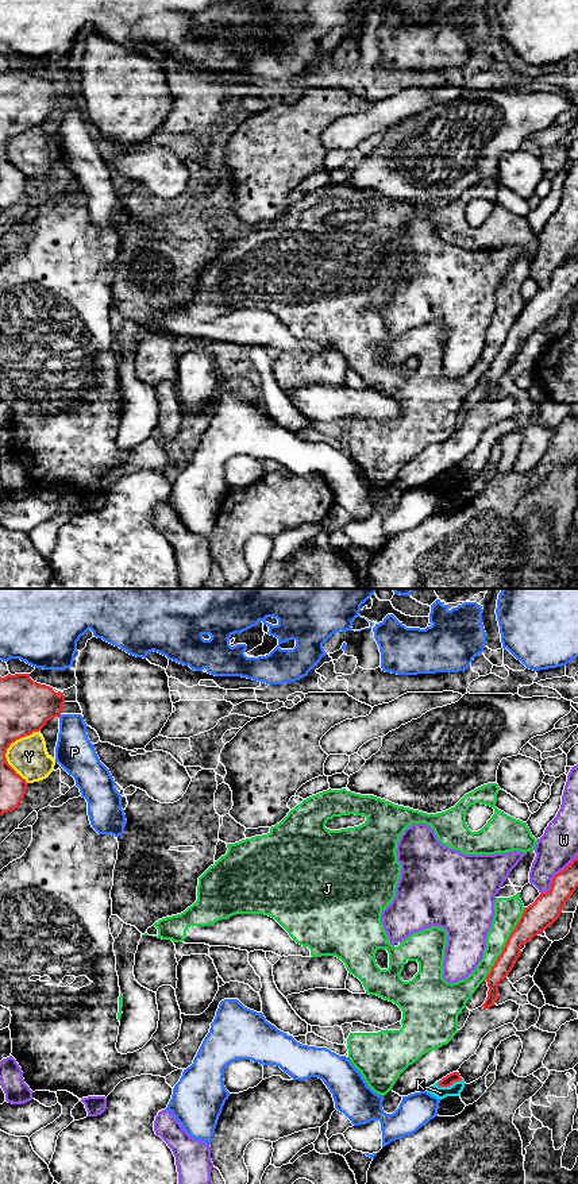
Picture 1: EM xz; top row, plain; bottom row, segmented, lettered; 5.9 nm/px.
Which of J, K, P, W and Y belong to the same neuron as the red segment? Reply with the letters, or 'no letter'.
no letter

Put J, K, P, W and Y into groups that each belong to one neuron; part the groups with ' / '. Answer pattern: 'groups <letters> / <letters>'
groups J / K / P / W / Y

